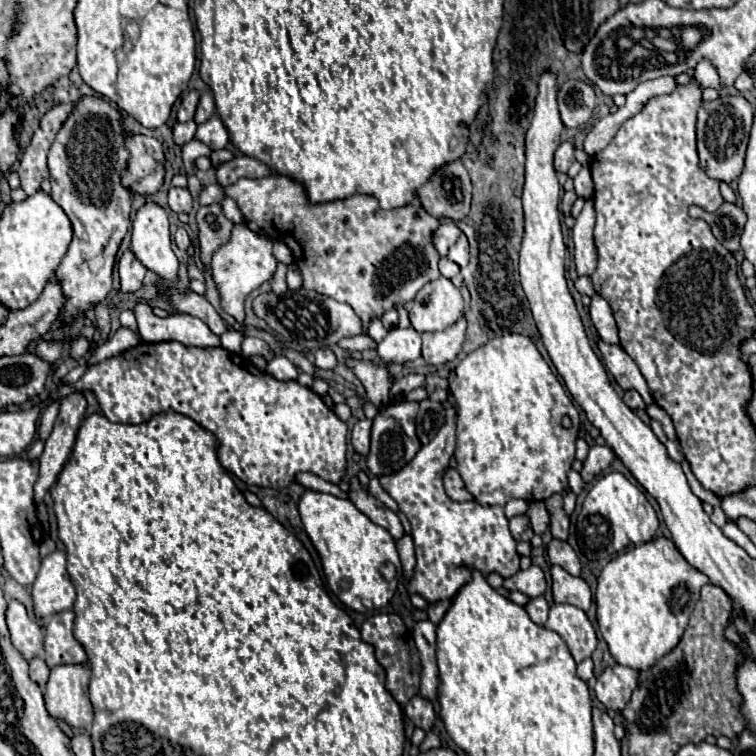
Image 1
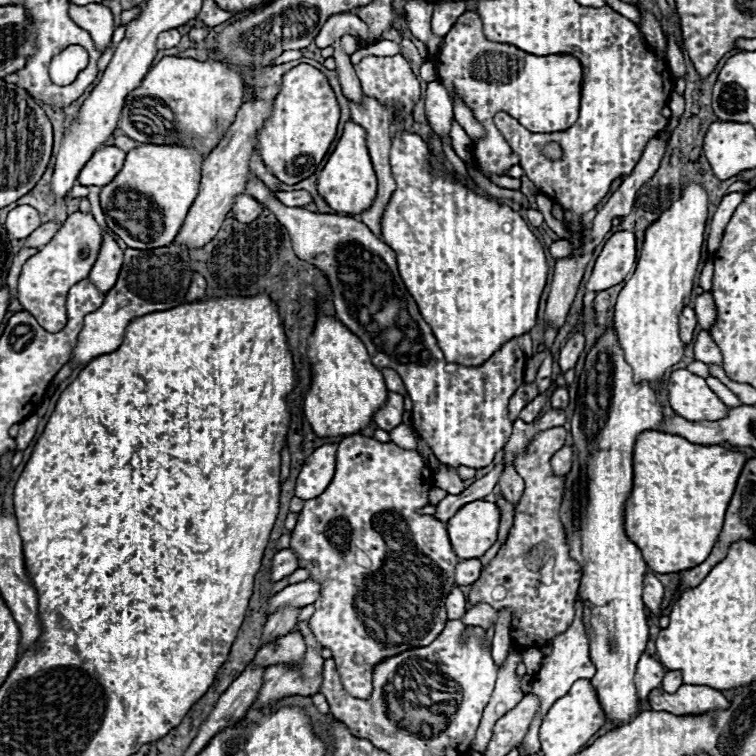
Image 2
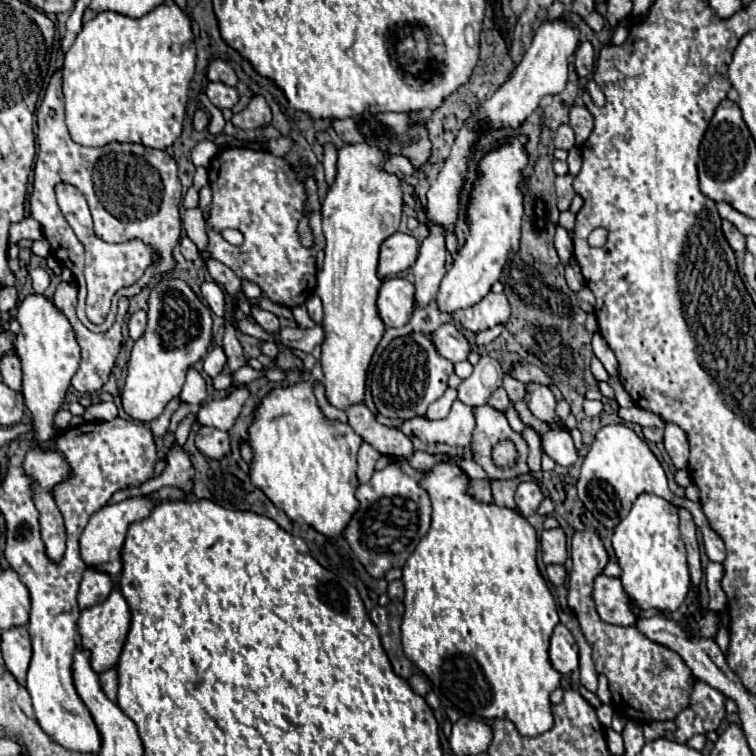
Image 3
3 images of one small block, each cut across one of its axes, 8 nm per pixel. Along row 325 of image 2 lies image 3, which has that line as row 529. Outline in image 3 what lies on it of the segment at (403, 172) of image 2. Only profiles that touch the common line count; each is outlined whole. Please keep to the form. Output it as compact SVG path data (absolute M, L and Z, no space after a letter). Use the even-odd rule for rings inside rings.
M438 462L434 464L430 470L424 472L420 486L428 492L430 500L432 500L432 524L428 534L420 540L420 544L416 546L416 550L410 554L410 558L404 564L404 618L402 618L402 646L404 646L404 654L408 660L412 660L426 676L428 680L466 716L472 718L508 718L516 724L518 732L522 736L538 736L546 730L552 728L552 712L550 712L550 694L560 686L560 674L552 668L550 660L548 660L548 642L552 636L554 626L560 622L558 618L558 608L554 602L552 592L548 590L546 580L542 578L538 564L536 564L536 552L538 552L538 538L536 538L536 530L530 526L530 522L514 512L512 508L502 508L496 506L494 502L484 504L480 500L476 500L468 490L470 490L470 478L468 474L452 462Z

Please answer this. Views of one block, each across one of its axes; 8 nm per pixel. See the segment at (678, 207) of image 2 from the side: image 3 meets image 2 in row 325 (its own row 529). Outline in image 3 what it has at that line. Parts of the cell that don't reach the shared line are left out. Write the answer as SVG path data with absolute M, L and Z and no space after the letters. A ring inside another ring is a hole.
M640 494L628 516L614 528L612 546L622 568L622 586L642 610L658 608L674 612L684 604L690 590L690 570L674 504L656 494Z

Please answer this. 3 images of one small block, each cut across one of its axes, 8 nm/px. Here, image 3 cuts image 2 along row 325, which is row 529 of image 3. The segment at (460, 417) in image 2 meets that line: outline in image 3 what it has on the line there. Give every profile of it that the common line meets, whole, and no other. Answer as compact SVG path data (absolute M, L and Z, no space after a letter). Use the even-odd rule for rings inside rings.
M396 460L384 470L374 472L372 480L368 484L360 484L356 490L360 508L348 522L344 538L356 558L374 578L382 578L390 568L402 568L430 528L430 498L418 486L420 478L422 474L414 470L406 460Z

